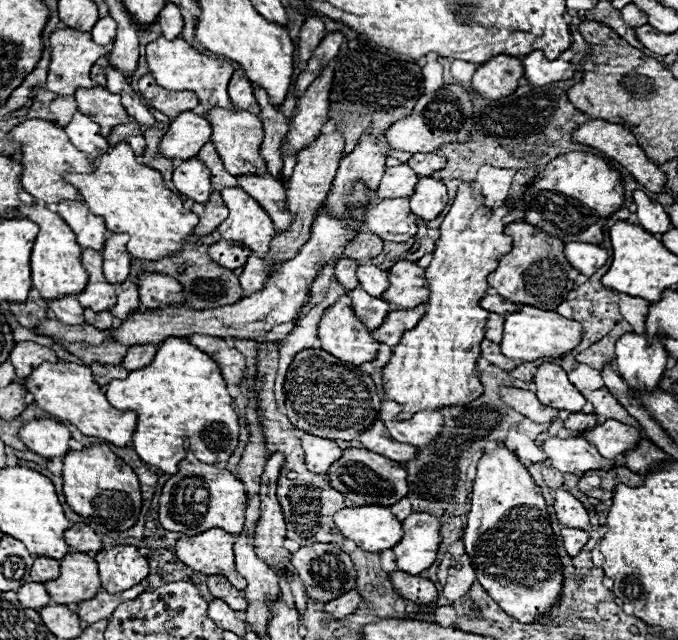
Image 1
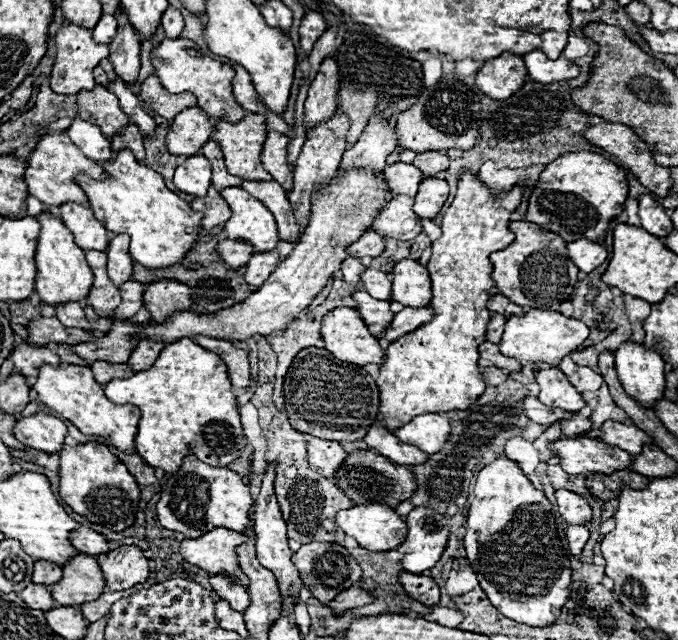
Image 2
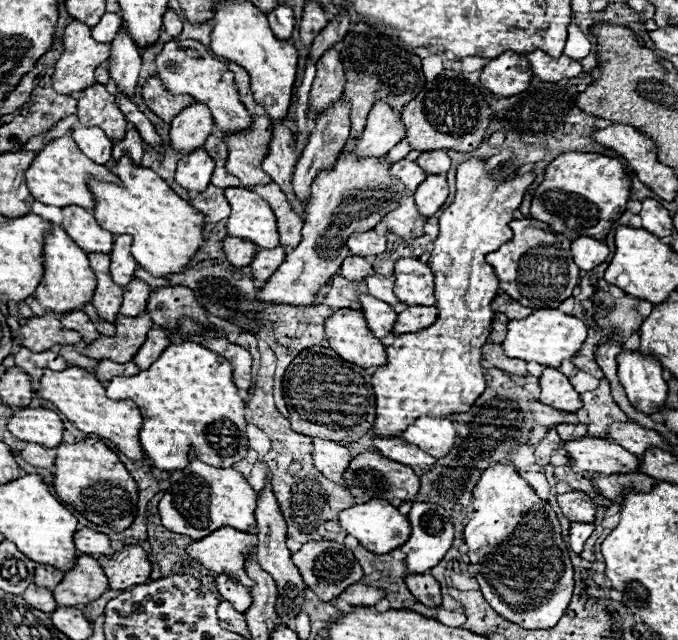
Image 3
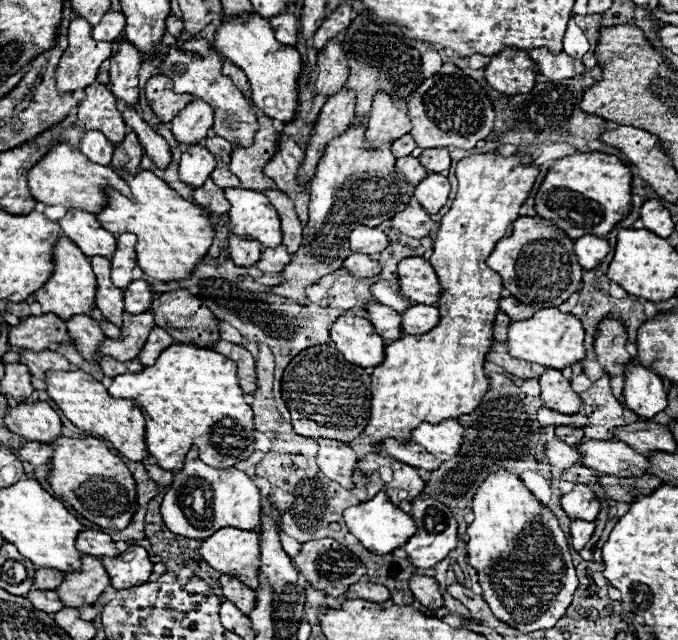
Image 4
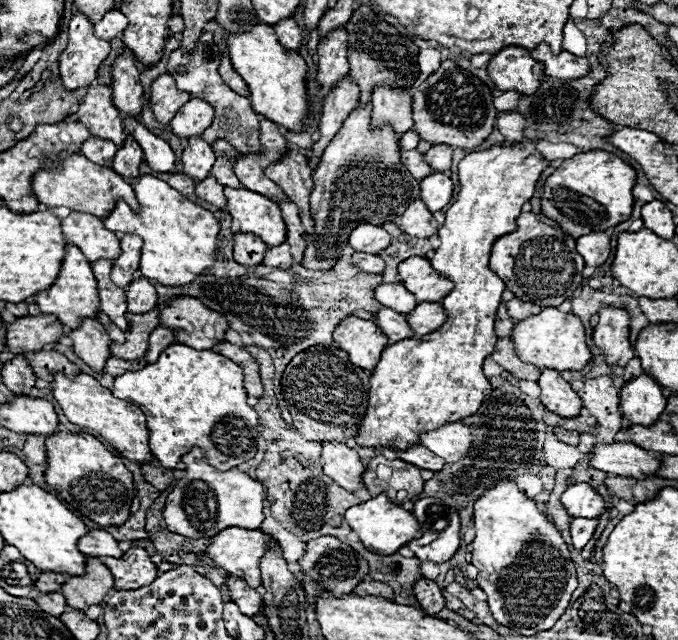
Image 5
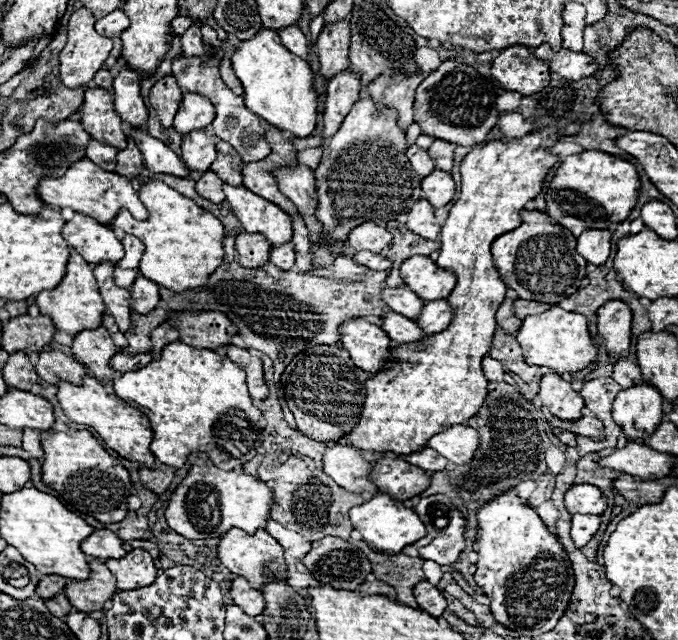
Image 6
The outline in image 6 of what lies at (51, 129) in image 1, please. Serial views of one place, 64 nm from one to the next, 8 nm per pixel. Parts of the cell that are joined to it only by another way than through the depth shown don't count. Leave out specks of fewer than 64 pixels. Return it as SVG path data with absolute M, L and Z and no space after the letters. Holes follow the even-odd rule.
M90 160L76 162L62 178L42 178L40 186L38 186L38 192L40 192L40 198L48 206L72 208L74 212L88 214L90 218L96 218L96 222L100 222L104 226L110 226L112 218L122 208L126 208L138 220L148 218L148 210L140 202L138 192L132 186L132 180L128 180L126 176L114 174L114 172L106 172L100 166L96 166L94 162L90 162Z

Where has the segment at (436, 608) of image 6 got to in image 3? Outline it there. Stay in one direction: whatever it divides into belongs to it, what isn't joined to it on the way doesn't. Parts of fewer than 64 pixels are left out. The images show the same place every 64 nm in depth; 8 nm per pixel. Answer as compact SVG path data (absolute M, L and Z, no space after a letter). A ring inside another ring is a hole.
M410 574L404 578L408 590L416 596L416 600L428 608L436 608L442 604L440 584L430 574Z

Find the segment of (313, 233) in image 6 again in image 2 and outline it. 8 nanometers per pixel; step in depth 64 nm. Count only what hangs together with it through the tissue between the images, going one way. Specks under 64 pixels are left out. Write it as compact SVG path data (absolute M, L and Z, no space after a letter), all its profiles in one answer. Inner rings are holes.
M266 108L266 126L268 126L268 138L262 150L262 164L272 174L272 178L280 182L280 186L284 186L284 190L288 192L292 190L292 168L286 156L290 142L288 136L290 126L268 108Z

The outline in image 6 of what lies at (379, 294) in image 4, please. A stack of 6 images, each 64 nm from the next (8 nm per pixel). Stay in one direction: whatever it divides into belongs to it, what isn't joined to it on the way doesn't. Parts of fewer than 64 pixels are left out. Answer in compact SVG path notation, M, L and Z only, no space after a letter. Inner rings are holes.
M384 288L382 300L398 314L404 314L406 318L418 318L420 306L424 304L422 298L416 296L410 288Z

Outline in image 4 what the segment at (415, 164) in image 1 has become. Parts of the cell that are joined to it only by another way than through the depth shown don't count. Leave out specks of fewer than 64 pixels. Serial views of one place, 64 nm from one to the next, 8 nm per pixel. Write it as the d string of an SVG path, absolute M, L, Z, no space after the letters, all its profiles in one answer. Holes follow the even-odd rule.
M424 150L418 160L428 172L444 172L450 168L450 150Z

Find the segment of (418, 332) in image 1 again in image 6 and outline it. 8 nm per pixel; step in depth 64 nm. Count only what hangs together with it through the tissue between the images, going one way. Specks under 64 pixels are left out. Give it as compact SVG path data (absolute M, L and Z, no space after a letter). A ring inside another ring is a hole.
M580 122L566 128L542 128L522 138L496 138L484 146L474 146L460 164L460 198L452 206L440 232L440 256L436 264L454 270L458 284L448 296L454 308L452 324L420 344L400 344L392 350L394 368L380 370L366 382L366 400L360 422L344 434L350 446L364 452L394 452L396 456L414 454L426 448L432 434L448 426L466 424L472 418L488 390L482 374L482 358L490 352L496 332L496 310L504 302L506 284L494 266L490 244L500 234L522 224L520 210L542 190L544 178L558 162L550 152L562 136L580 132Z

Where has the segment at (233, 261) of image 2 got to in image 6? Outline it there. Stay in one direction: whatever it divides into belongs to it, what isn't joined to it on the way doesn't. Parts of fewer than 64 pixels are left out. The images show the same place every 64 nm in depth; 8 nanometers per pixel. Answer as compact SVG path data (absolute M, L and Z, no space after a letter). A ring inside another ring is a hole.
M242 232L236 238L236 252L238 252L238 262L246 268L262 268L268 264L272 244L262 236L262 234L248 234Z

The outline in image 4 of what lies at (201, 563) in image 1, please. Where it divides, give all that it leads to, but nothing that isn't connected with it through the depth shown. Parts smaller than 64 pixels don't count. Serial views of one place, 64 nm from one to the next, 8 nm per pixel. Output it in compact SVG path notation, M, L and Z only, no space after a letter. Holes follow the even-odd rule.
M222 528L198 548L208 566L236 576L250 588L258 588L260 534L240 528Z

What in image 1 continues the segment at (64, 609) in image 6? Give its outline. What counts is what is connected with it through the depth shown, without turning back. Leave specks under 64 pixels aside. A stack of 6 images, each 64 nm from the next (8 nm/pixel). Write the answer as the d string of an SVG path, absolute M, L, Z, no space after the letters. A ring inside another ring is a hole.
M28 582L18 590L18 600L34 610L42 610L44 606L50 604L50 594L40 582Z

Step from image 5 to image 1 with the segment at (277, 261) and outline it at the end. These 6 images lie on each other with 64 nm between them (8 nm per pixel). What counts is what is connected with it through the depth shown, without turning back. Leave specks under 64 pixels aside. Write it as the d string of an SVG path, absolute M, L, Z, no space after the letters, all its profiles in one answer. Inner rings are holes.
M252 254L246 262L246 266L244 266L244 272L240 274L240 284L244 288L244 296L250 296L250 294L258 292L264 286L266 278L268 278L268 272L270 272L268 262L264 258Z

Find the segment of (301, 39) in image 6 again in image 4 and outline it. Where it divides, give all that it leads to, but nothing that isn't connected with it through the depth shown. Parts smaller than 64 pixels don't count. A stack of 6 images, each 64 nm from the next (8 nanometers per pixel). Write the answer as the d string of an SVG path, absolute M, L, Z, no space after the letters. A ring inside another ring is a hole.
M284 12L280 16L274 16L270 20L272 28L274 28L274 34L276 34L276 40L282 42L282 44L288 44L288 46L294 46L296 44L296 36L298 36L298 24L296 24L296 18L292 12Z

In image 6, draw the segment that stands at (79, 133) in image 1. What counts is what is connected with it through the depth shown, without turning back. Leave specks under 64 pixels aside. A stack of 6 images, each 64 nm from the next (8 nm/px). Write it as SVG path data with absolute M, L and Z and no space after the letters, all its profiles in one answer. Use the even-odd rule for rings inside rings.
M92 140L86 148L86 156L98 166L104 166L104 170L116 170L116 154L118 154L118 148L96 140Z

